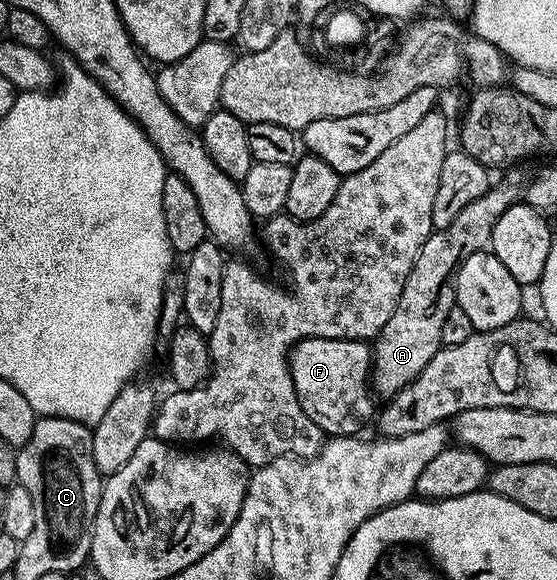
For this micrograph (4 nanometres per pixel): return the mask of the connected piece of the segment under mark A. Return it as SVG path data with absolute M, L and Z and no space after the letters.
M518 168L511 169L507 174L510 175L507 176L506 182L495 181L488 188L488 192L484 192L484 196L480 196L478 200L472 200L468 208L463 208L456 216L456 220L448 224L448 228L435 230L428 236L428 240L424 240L424 248L420 248L420 256L416 256L416 264L412 264L412 272L408 272L408 280L402 289L400 300L392 316L388 316L388 324L384 324L384 328L372 342L372 386L377 393L378 390L386 394L385 396L400 393L404 387L412 384L424 372L424 368L428 368L428 362L432 360L432 356L436 356L436 352L442 349L444 320L448 320L448 312L456 304L454 293L460 264L464 264L464 260L468 260L468 256L472 256L477 250L485 250L489 247L492 228L496 228L496 220L504 216L508 207L519 201L524 189L524 177L522 178Z

